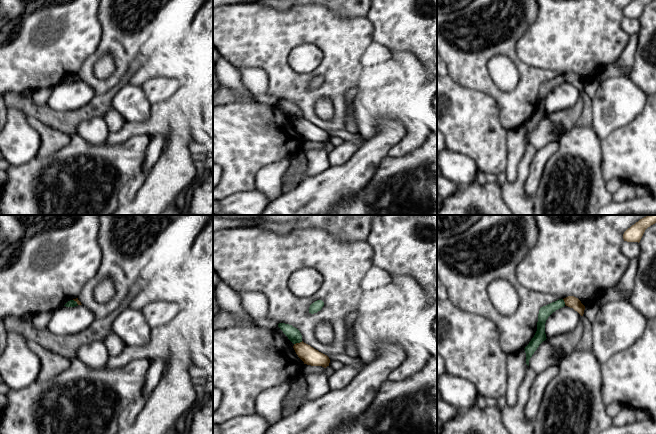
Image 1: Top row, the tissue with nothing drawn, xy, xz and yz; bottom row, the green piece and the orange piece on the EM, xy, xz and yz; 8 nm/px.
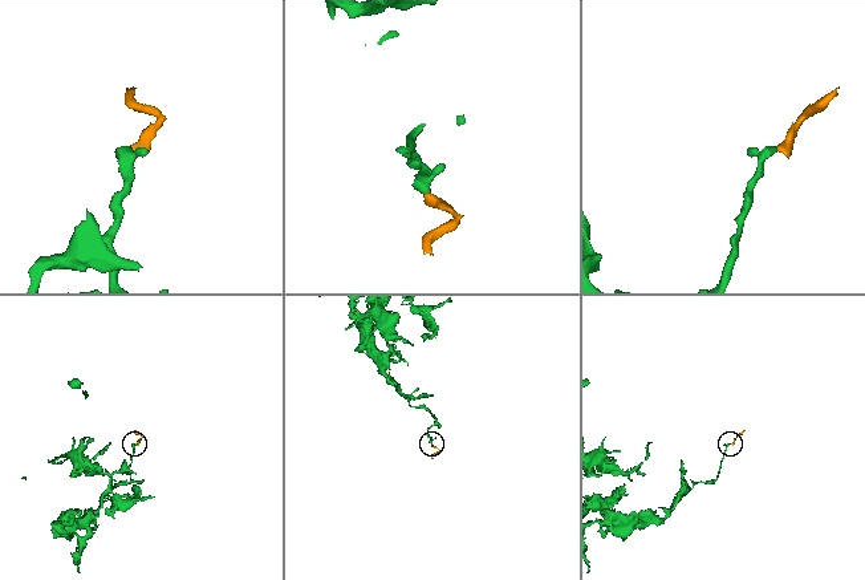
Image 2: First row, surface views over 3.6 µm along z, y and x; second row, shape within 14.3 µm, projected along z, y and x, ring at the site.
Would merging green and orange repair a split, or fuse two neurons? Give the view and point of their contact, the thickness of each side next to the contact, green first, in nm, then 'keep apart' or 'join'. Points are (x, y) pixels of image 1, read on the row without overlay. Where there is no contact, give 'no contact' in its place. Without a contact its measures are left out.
xz (298, 118) | 110/140 nm | keep apart

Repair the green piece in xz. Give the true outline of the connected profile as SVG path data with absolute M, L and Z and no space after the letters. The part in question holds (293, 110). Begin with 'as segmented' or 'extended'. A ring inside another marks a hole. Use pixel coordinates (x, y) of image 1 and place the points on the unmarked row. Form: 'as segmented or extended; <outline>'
as segmented; M279 99L278 103L283 107L283 109L293 120L302 118L302 111L297 104L285 99Z

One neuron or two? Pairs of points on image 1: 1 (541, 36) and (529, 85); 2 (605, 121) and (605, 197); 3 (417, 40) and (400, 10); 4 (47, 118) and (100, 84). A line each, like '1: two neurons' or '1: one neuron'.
1: two neurons
2: two neurons
3: one neuron
4: two neurons

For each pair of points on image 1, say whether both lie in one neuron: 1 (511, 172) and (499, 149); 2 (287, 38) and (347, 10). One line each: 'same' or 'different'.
1: different
2: different

